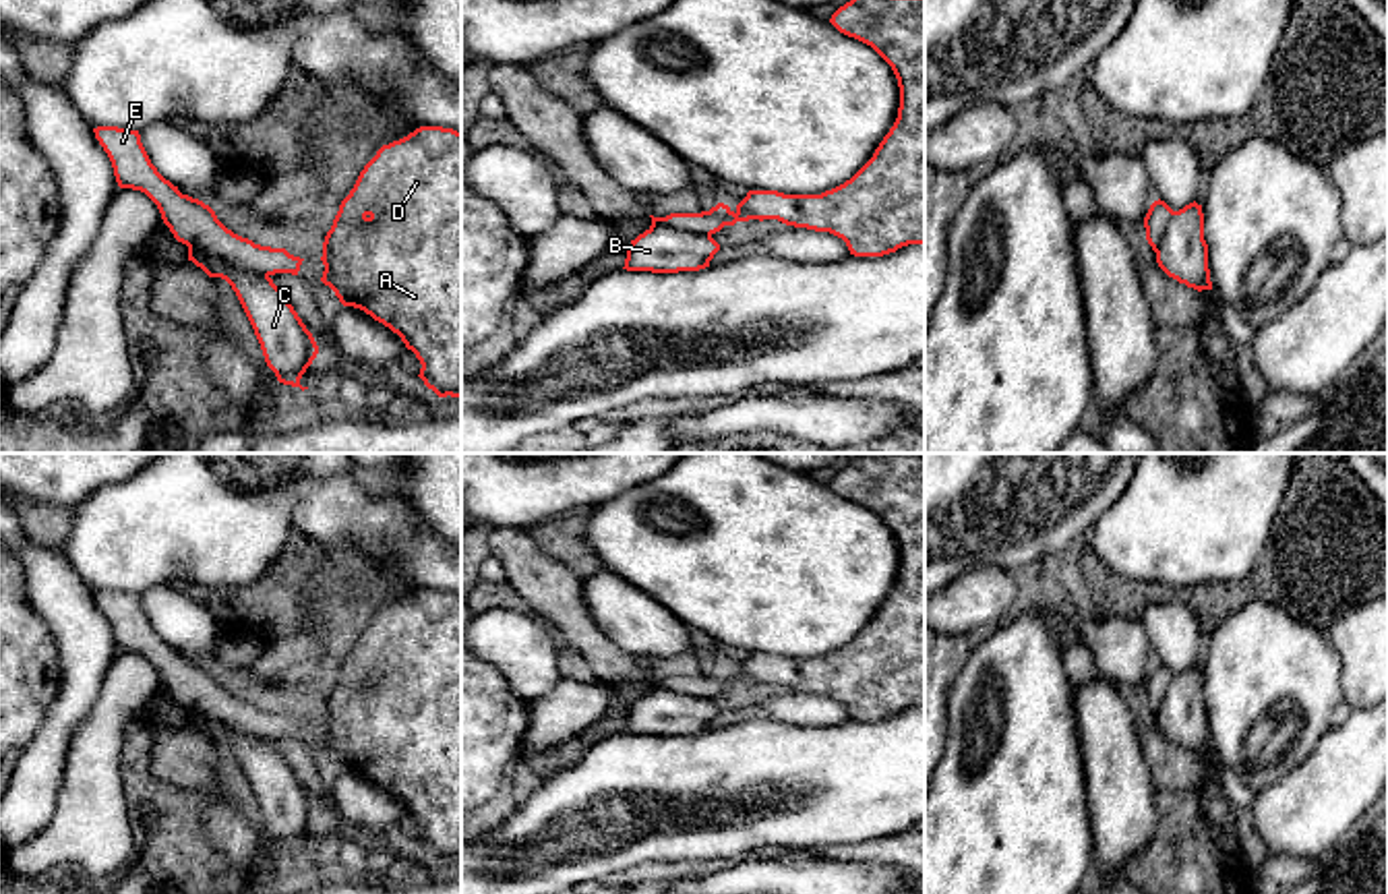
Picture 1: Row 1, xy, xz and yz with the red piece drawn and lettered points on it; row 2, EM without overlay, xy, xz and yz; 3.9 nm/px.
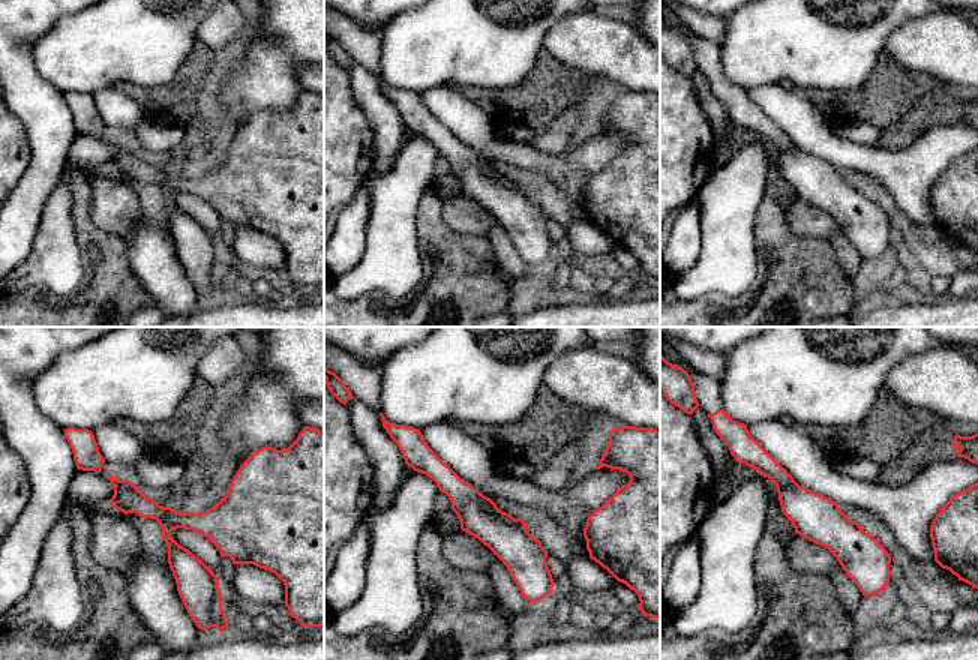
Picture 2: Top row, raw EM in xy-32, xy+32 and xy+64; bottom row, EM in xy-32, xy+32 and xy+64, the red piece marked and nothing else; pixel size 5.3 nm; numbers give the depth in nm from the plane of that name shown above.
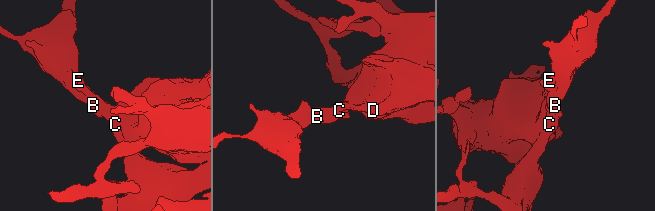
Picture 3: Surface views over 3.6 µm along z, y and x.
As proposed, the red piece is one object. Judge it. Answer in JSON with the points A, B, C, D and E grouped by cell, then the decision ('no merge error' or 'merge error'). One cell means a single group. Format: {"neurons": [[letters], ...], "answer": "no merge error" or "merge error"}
{"neurons": [["A", "D", "E"], ["B", "C"]], "answer": "merge error"}

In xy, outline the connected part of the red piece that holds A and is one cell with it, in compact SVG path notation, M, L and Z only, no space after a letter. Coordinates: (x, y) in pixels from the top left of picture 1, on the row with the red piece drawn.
M420 126L383 145L341 201L325 236L321 261L321 281L343 306L360 308L397 333L422 364L418 377L439 397L461 399L461 132Z

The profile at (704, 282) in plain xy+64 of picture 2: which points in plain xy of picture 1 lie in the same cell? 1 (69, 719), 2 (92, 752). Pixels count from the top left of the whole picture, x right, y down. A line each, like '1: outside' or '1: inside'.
1: outside
2: inside

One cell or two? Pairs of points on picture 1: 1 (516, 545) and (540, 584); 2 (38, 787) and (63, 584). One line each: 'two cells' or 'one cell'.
1: one cell
2: one cell

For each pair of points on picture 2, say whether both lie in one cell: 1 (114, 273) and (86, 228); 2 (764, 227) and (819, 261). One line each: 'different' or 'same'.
1: same
2: same

